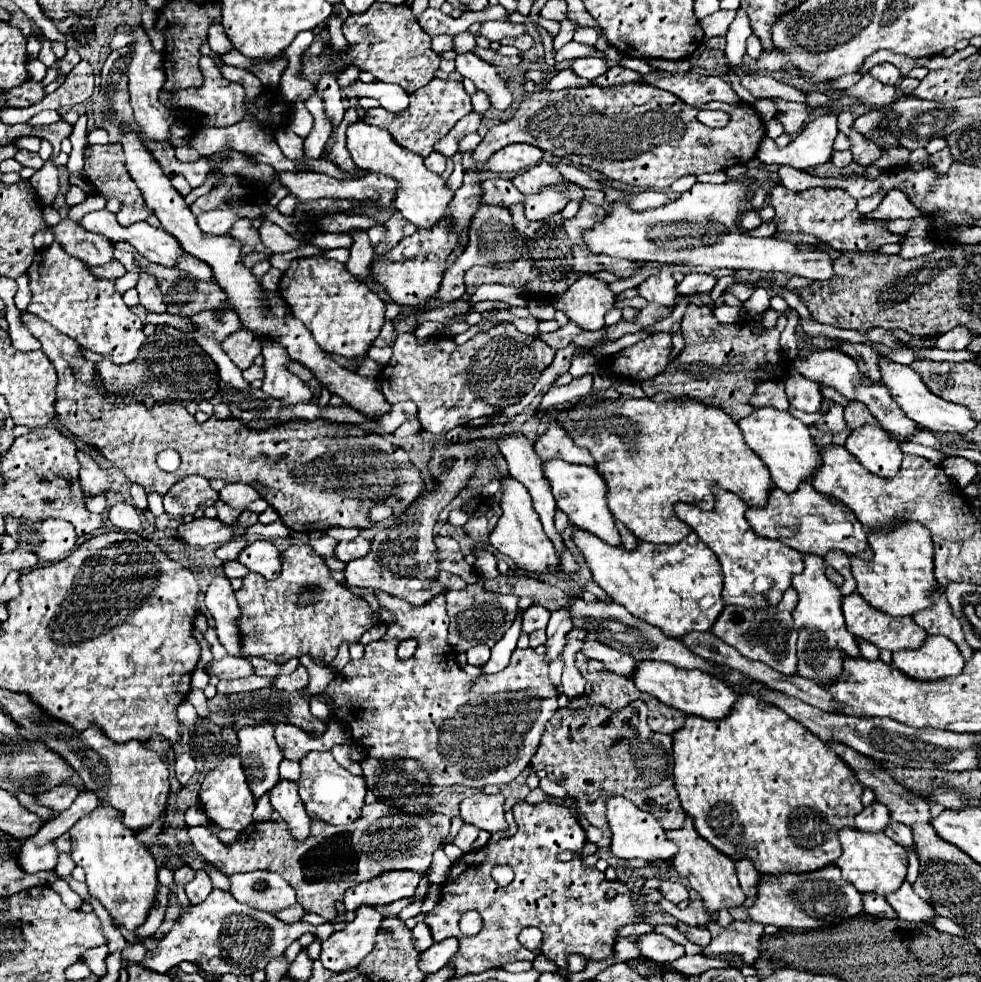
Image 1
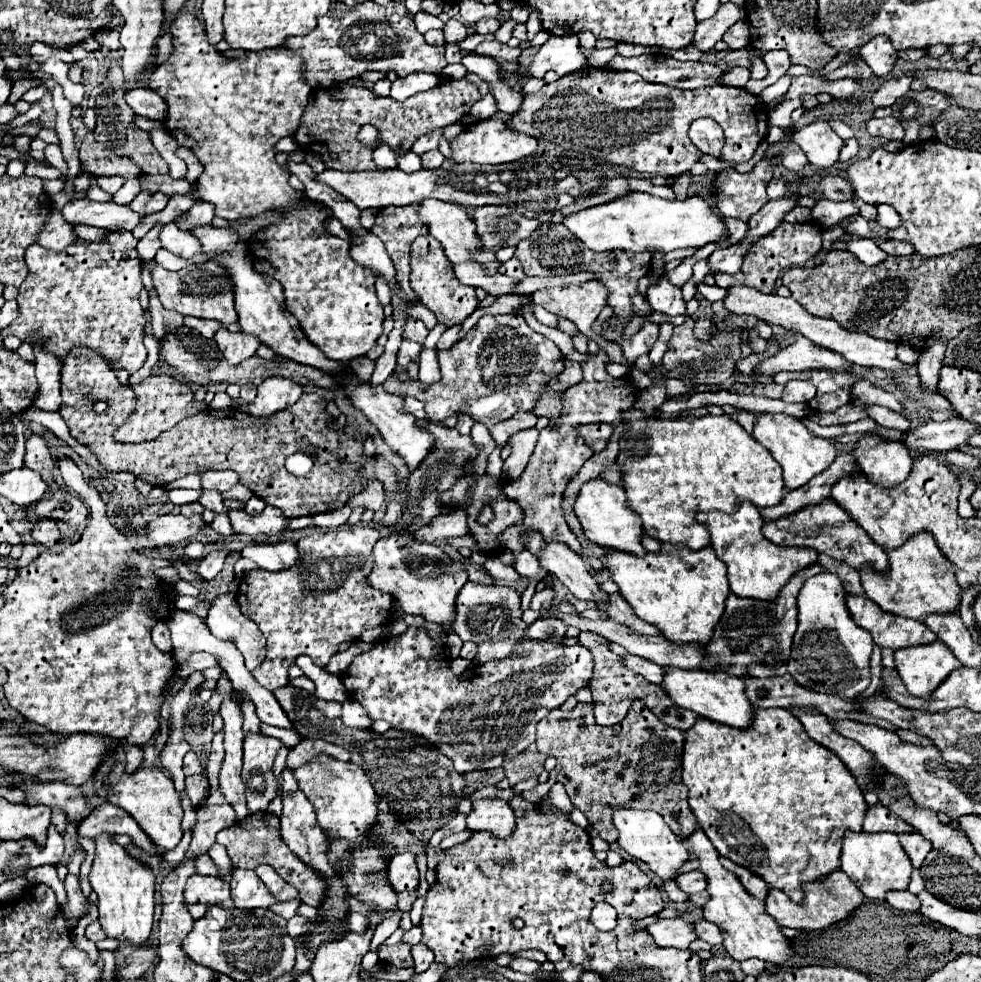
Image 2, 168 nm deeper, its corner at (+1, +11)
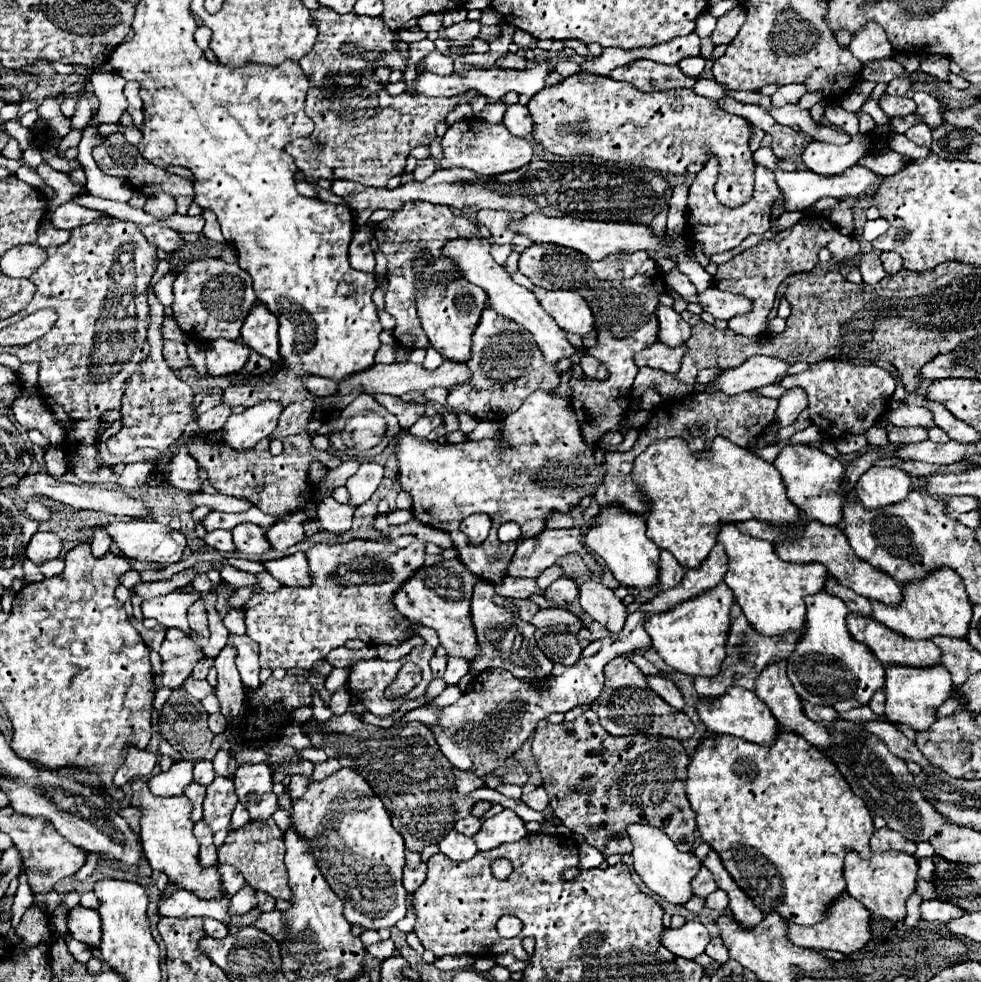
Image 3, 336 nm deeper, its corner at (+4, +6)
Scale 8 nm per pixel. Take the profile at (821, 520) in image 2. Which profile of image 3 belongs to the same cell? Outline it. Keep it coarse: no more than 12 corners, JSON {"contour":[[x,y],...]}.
{"contour":[[805,524],[785,562],[819,562],[867,600],[899,604],[901,586],[859,560],[841,528]]}

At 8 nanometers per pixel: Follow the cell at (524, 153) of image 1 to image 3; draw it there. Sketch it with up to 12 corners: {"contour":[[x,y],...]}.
{"contour":[[461,120],[441,140],[439,168],[497,176],[533,158],[503,124]]}

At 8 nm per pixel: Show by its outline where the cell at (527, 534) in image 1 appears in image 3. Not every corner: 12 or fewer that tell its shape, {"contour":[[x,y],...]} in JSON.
{"contour":[[581,582],[583,610],[609,632],[621,632],[627,608],[613,590]]}

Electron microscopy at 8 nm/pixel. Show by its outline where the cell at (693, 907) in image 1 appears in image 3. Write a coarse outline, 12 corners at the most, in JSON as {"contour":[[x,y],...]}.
{"contour":[[721,890],[707,898],[707,908],[725,910],[727,896]]}

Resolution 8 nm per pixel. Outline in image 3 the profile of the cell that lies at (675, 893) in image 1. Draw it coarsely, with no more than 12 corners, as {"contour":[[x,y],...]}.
{"contour":[[703,866],[693,878],[695,896],[717,890],[713,874]]}

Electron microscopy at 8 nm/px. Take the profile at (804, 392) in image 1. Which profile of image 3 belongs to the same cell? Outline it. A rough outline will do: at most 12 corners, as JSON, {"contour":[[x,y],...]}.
{"contour":[[801,388],[787,390],[779,398],[775,422],[791,426],[799,412],[807,406]]}

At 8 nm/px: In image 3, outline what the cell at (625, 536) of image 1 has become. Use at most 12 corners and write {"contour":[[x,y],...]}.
{"contour":[[661,552],[661,588],[681,582],[685,568],[671,552]]}

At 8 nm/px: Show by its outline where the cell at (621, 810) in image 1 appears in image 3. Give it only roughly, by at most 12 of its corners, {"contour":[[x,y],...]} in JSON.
{"contour":[[627,828],[635,872],[665,902],[693,898],[701,868],[659,828]]}

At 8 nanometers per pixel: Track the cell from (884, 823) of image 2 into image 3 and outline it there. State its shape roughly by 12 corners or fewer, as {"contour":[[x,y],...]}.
{"contour":[[891,828],[871,838],[873,852],[895,850],[915,854],[917,846]]}

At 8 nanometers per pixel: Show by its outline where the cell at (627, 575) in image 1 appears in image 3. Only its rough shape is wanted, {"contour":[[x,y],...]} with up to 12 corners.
{"contour":[[725,582],[651,616],[657,654],[689,676],[717,676],[733,592]]}

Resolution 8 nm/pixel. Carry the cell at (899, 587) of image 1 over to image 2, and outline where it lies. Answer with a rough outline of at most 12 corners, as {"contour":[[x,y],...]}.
{"contour":[[930,531],[886,549],[888,571],[860,569],[888,613],[956,611],[960,587]]}

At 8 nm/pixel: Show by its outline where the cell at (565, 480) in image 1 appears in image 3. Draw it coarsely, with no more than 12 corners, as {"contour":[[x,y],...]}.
{"contour":[[599,512],[587,546],[621,586],[659,584],[645,518]]}

